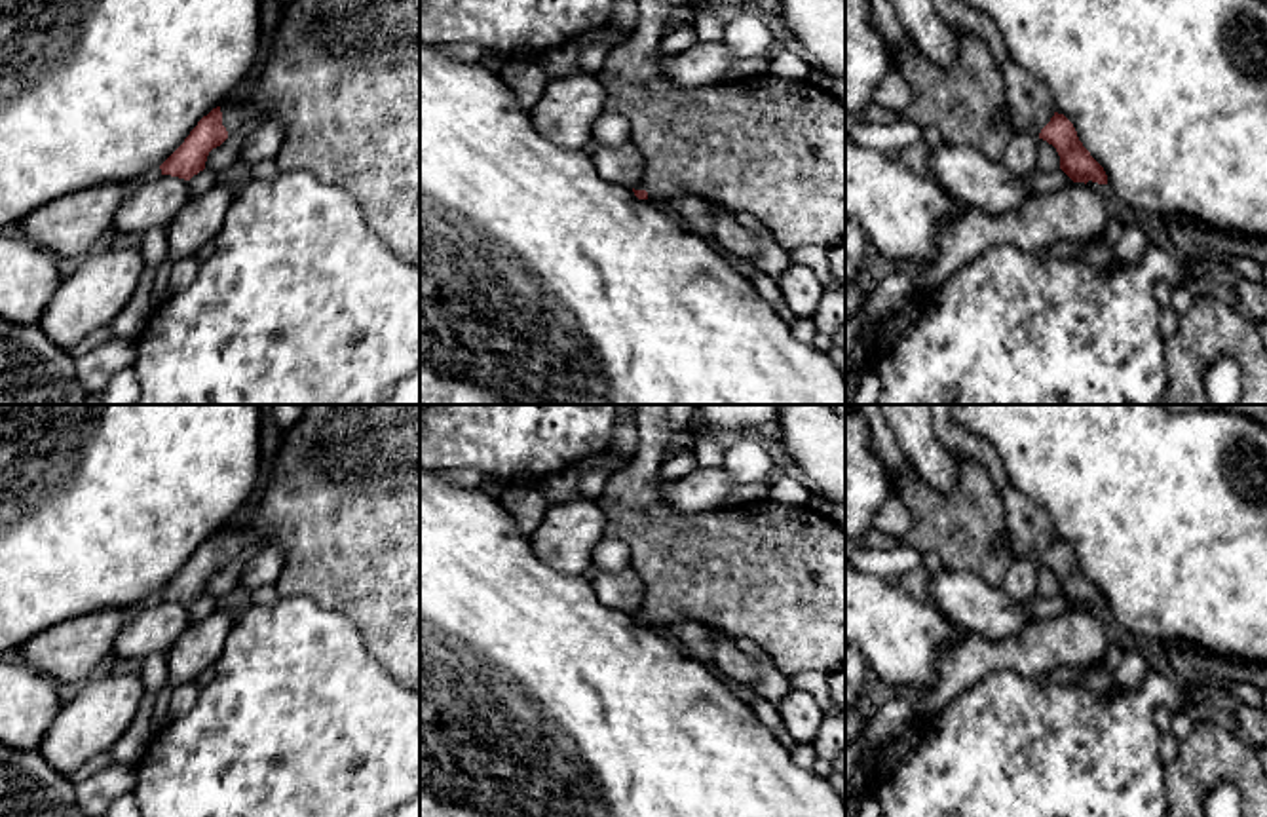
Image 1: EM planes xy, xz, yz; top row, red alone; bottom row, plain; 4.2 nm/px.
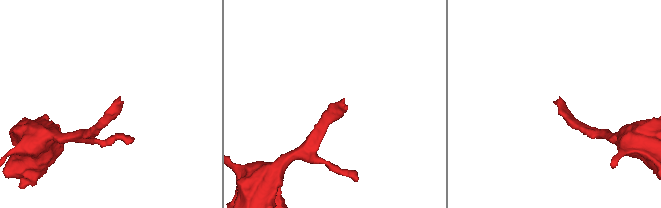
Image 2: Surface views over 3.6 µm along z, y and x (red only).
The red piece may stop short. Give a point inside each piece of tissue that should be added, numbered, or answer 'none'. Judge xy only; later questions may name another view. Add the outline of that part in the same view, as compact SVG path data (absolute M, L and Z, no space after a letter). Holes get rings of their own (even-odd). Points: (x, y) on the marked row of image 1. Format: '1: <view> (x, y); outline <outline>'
1: xy (342, 76); outline M293 0L253 95L222 103L220 112L228 137L256 116L279 122L285 127L275 156L281 171L308 169L346 188L388 247L420 260L420 0Z

